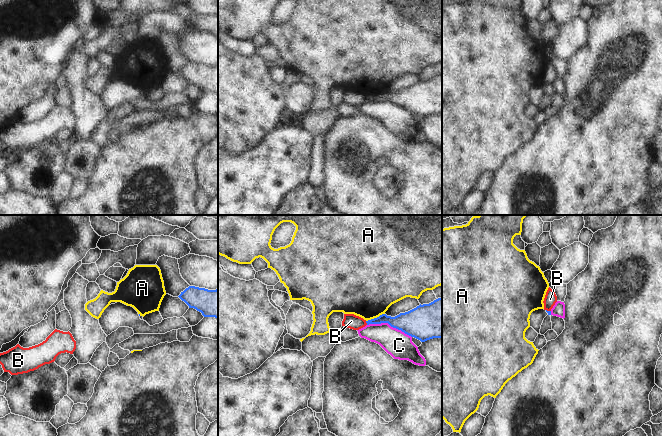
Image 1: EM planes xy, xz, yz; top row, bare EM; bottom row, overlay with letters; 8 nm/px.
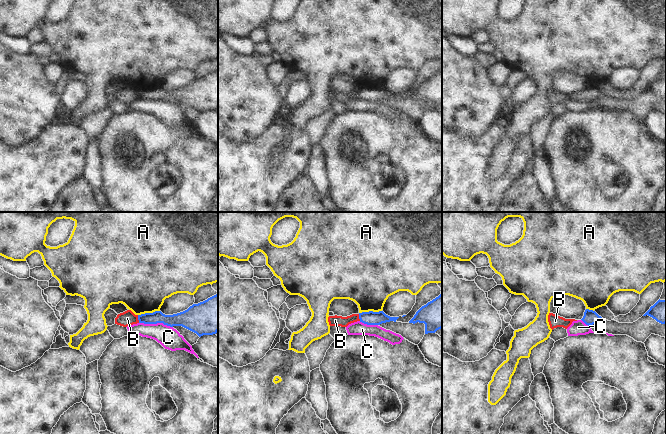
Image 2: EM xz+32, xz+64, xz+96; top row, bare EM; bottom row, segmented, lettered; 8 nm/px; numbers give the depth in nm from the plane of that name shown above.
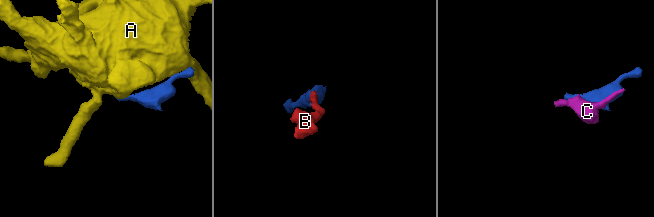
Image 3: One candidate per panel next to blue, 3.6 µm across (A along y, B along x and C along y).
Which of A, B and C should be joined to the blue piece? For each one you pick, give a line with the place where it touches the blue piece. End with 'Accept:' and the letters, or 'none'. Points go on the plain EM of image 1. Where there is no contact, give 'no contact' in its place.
Accept: none

